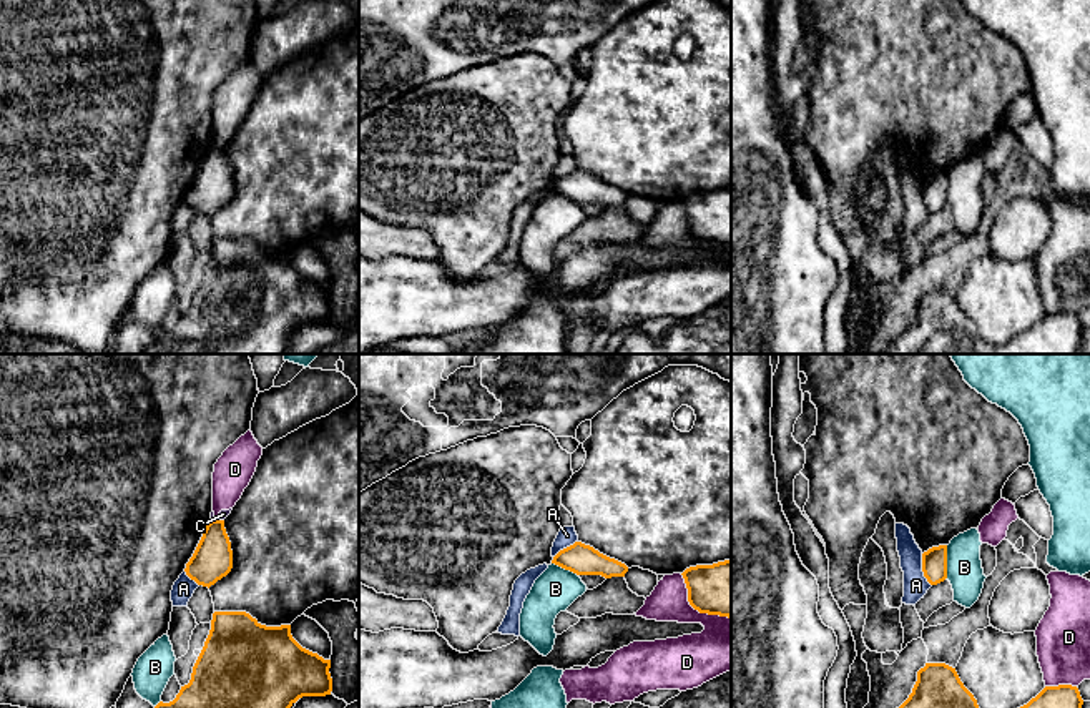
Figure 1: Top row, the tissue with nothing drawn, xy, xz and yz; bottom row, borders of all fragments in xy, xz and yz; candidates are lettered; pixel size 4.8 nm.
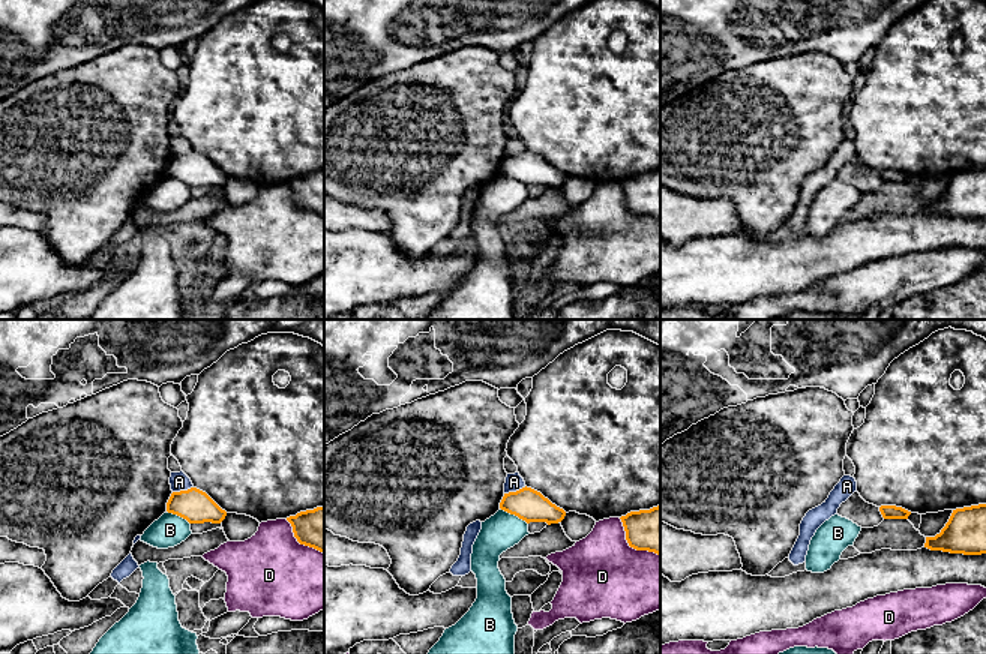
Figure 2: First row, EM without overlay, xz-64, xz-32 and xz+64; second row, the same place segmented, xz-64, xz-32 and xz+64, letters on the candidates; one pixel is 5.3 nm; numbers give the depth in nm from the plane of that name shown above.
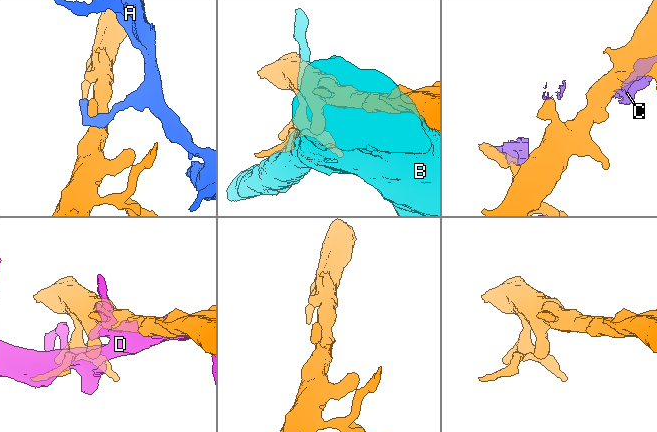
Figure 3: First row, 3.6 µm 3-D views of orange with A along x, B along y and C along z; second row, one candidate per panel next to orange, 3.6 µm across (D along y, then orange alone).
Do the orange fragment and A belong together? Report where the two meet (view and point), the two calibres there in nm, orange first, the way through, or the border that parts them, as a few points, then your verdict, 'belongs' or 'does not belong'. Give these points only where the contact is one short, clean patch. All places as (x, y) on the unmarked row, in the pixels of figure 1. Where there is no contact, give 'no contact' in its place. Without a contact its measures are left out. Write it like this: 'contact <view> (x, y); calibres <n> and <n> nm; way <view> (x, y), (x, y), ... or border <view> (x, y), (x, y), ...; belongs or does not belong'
contact yz (923, 198); calibres 130 and 120 nm; border yz (921, 181), (921, 198), (931, 213); does not belong

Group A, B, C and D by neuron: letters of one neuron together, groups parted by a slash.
A / B / C D

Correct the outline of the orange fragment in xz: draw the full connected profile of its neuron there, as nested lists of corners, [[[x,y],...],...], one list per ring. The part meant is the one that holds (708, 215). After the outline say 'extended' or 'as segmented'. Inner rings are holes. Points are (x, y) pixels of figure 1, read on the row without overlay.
[[[731,188],[690,194],[681,203],[695,238],[731,246]]] | as segmented

